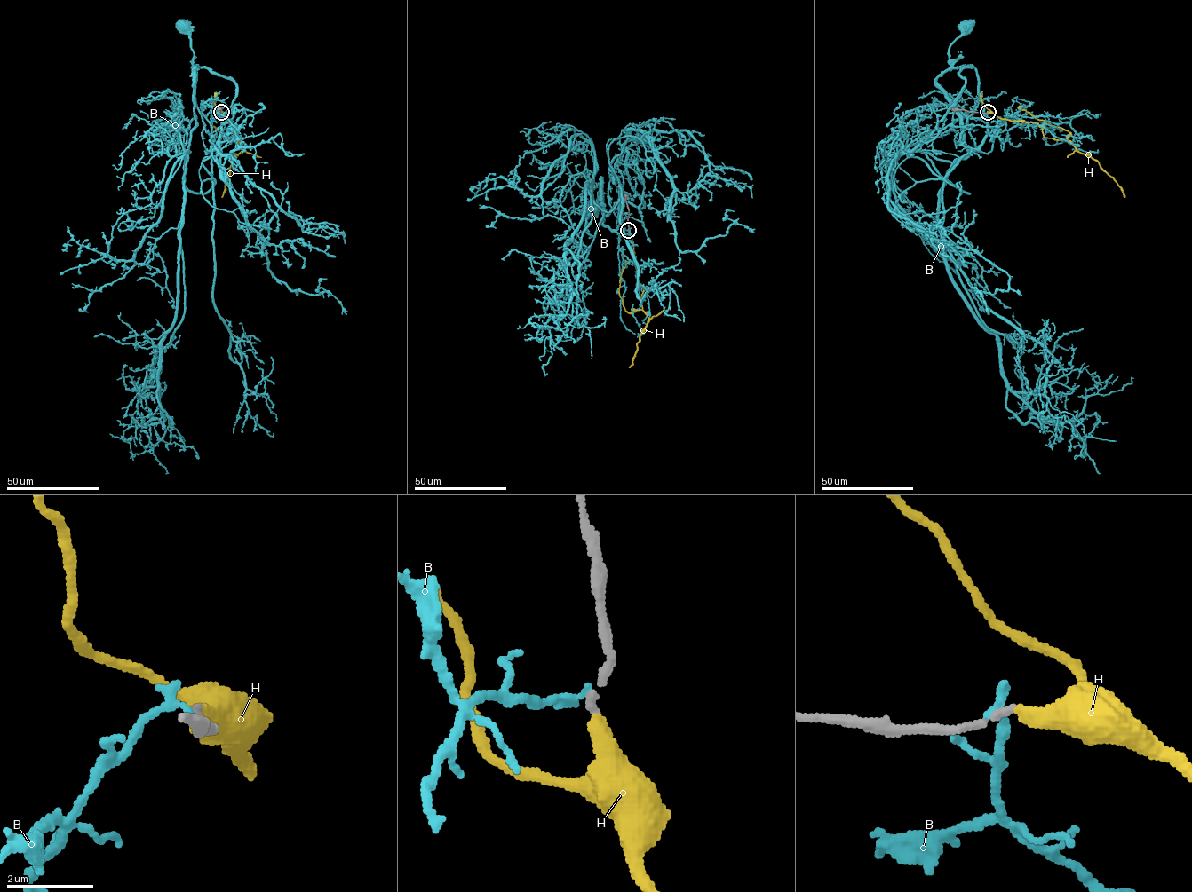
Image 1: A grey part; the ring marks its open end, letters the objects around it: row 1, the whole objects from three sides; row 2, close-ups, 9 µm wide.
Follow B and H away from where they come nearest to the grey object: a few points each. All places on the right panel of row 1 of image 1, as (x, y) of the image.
B: (987, 112), (997, 122), (989, 133), (977, 70), (971, 67), (953, 67), (949, 60), (950, 44), (965, 27)
H: (988, 112), (1012, 121), (1037, 123), (1044, 138), (1068, 141), (1077, 150), (1094, 159), (1125, 197)

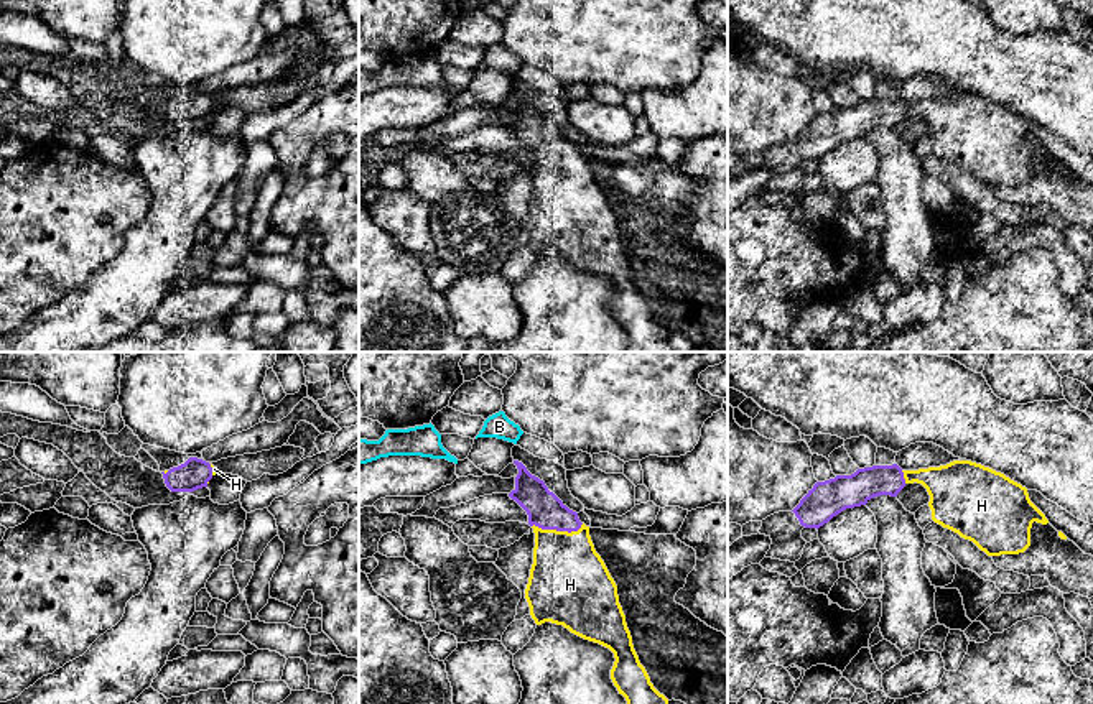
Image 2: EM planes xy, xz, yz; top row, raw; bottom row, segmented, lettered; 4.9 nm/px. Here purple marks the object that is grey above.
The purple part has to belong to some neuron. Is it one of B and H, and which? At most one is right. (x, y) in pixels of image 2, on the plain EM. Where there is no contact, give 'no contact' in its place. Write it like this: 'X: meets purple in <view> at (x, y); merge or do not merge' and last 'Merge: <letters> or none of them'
B: no contact; do not merge
H: meets purple in xz at (557, 162); merge
Merge: H

